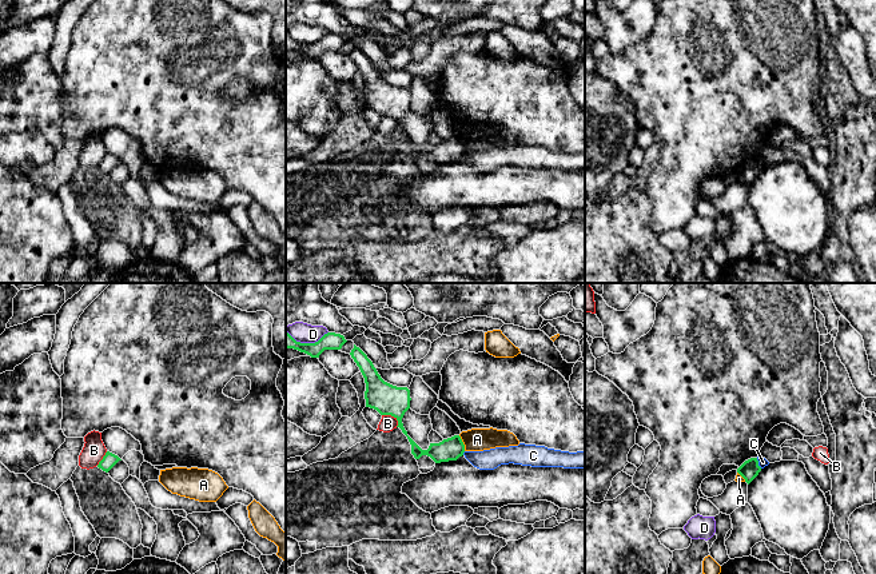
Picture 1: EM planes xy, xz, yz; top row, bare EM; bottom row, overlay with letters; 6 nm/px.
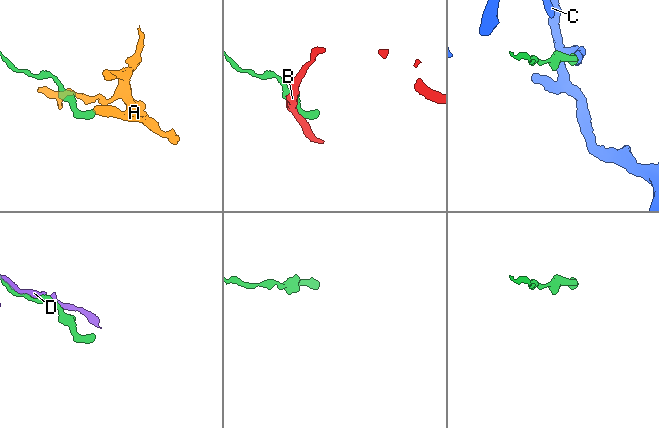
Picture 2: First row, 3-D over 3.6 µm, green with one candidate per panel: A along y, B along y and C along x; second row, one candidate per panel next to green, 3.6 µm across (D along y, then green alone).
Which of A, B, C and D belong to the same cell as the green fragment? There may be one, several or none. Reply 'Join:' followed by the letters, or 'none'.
Join: none

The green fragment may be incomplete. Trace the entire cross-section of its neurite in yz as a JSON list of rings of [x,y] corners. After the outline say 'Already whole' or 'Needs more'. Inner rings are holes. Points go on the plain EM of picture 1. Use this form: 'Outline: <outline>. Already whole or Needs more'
Outline: [[[750,159],[745,162],[738,170],[737,174],[745,180],[745,183],[749,186],[761,172],[761,168],[758,167],[757,159]]]. Already whole

